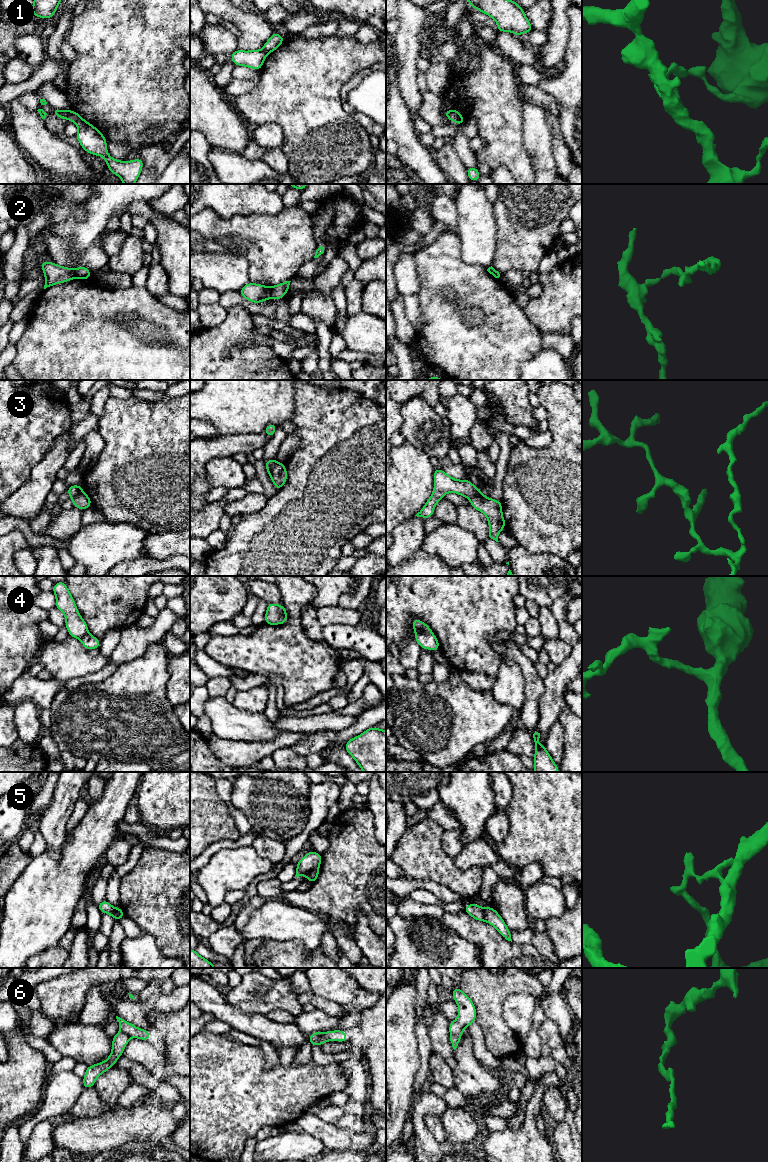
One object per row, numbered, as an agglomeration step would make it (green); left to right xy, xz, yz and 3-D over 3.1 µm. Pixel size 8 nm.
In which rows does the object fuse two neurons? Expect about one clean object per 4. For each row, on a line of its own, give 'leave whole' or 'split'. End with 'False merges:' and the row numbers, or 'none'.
1: split
2: split
3: split
4: split
5: split
6: split
False merges: 1, 2, 3, 4, 5, 6

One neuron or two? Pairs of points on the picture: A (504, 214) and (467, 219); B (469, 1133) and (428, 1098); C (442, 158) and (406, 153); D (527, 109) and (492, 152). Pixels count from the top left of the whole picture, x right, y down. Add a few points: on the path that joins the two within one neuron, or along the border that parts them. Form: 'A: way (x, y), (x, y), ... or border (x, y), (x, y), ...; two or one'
A: border (493, 204), (497, 238); two
B: border (448, 1107), (441, 1115); two
C: border (432, 151), (437, 164), (444, 173); two
D: border (522, 102), (523, 138); two

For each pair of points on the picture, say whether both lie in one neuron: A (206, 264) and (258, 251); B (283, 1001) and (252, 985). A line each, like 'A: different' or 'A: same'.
A: different
B: same

